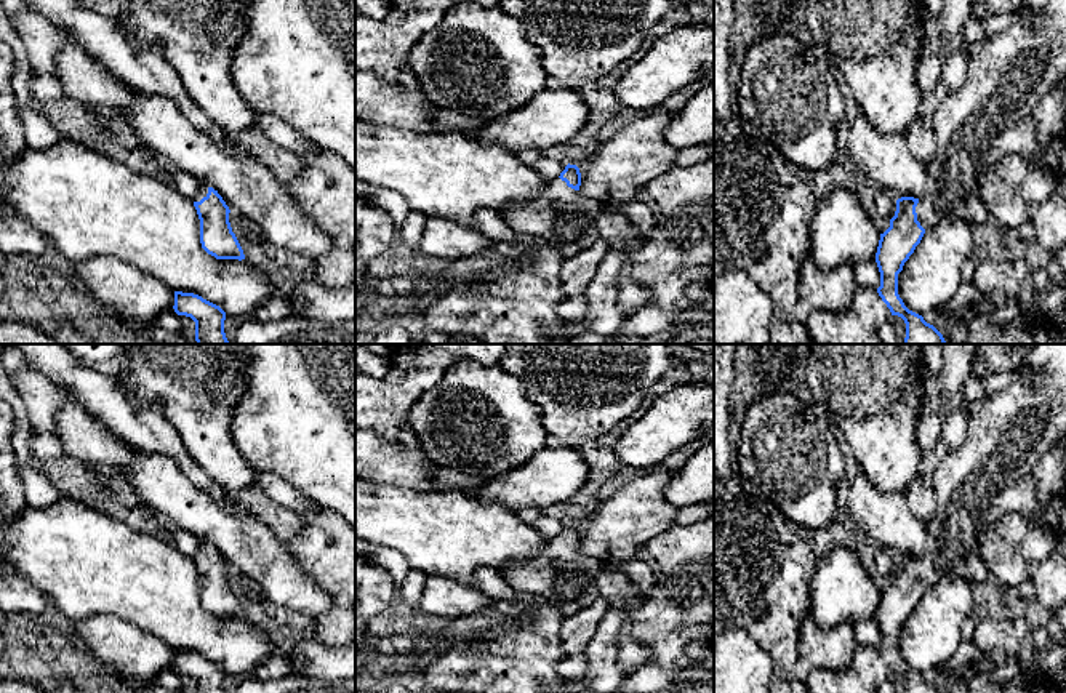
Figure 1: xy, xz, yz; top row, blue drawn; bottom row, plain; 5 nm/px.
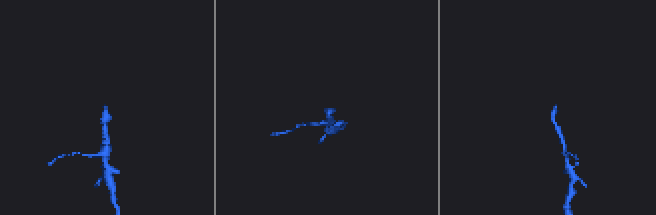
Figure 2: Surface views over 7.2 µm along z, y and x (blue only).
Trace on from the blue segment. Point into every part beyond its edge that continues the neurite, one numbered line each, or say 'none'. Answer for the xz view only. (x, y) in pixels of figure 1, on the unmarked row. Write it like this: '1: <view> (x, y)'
1: xz (564, 575)

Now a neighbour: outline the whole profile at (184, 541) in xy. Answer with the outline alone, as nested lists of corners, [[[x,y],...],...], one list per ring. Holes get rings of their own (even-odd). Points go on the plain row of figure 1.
[[[157,515],[162,525],[170,531],[170,541],[174,547],[190,560],[194,560],[197,551],[202,546],[202,539],[192,535],[190,531],[178,527],[173,520],[163,515]]]

